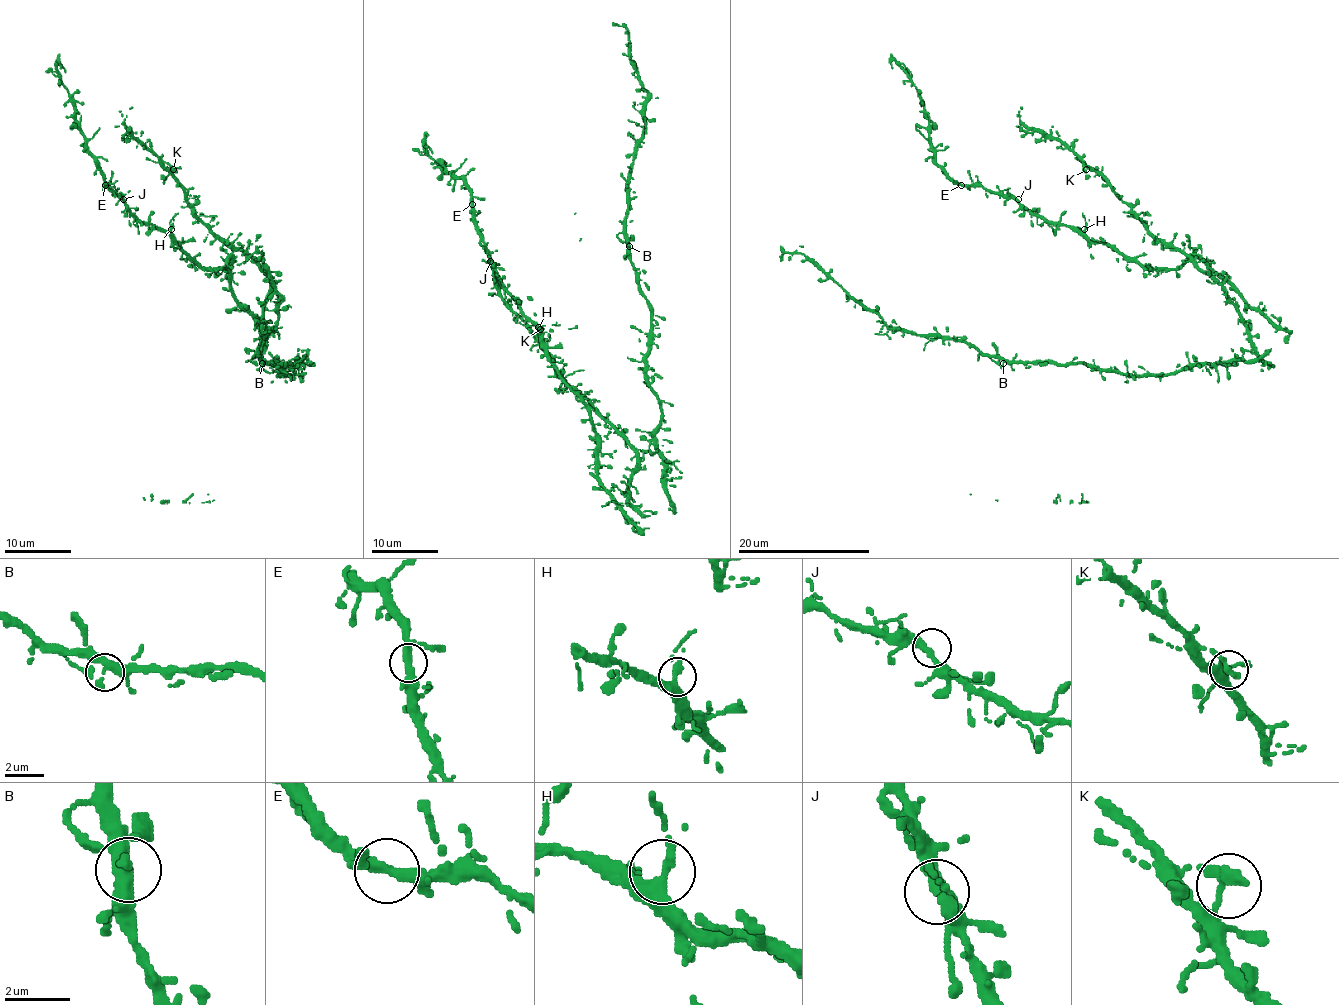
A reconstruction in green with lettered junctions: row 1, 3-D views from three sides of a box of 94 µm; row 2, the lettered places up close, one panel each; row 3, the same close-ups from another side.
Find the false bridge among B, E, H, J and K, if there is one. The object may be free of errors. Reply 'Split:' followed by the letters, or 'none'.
Split: none

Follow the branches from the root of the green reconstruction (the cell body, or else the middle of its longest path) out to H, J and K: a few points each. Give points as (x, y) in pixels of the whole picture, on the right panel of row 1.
H: (1250, 343), (1236, 305), (1189, 257), (1189, 244), (1192, 254), (1175, 269), (1146, 269), (1091, 240), (1084, 229)
J: (1250, 343), (1236, 305), (1189, 257), (1189, 244), (1192, 254), (1175, 269), (1146, 269), (1018, 199)
K: (1250, 343), (1246, 323), (1227, 292), (1189, 257), (1162, 244), (1099, 174), (1089, 166), (1086, 169)

